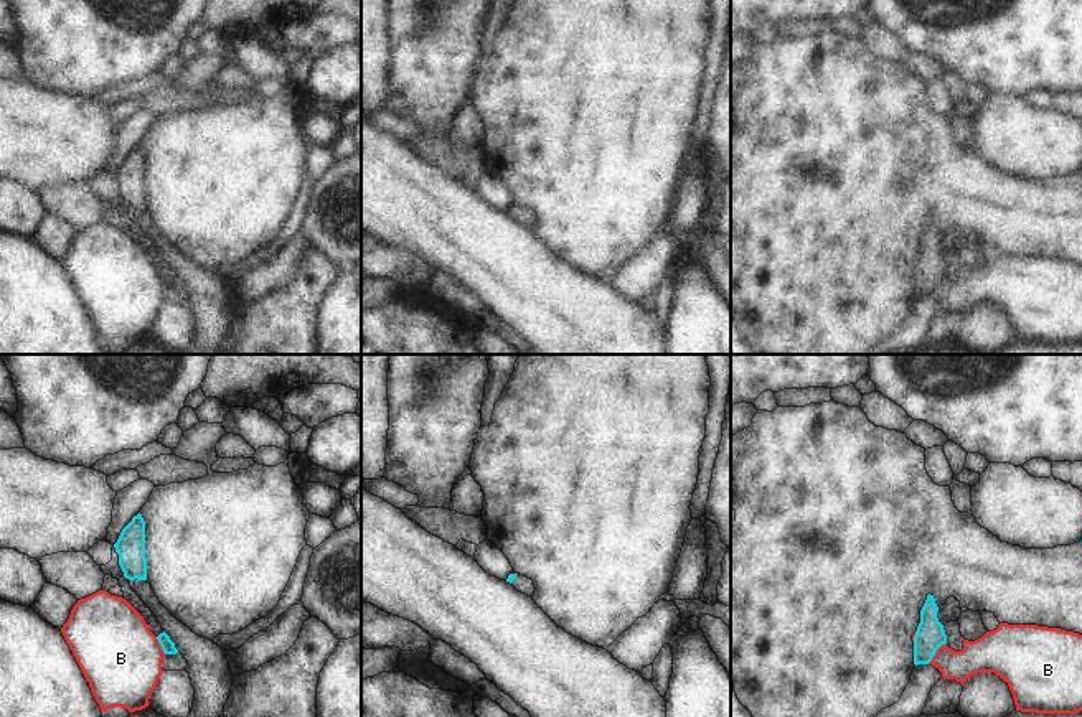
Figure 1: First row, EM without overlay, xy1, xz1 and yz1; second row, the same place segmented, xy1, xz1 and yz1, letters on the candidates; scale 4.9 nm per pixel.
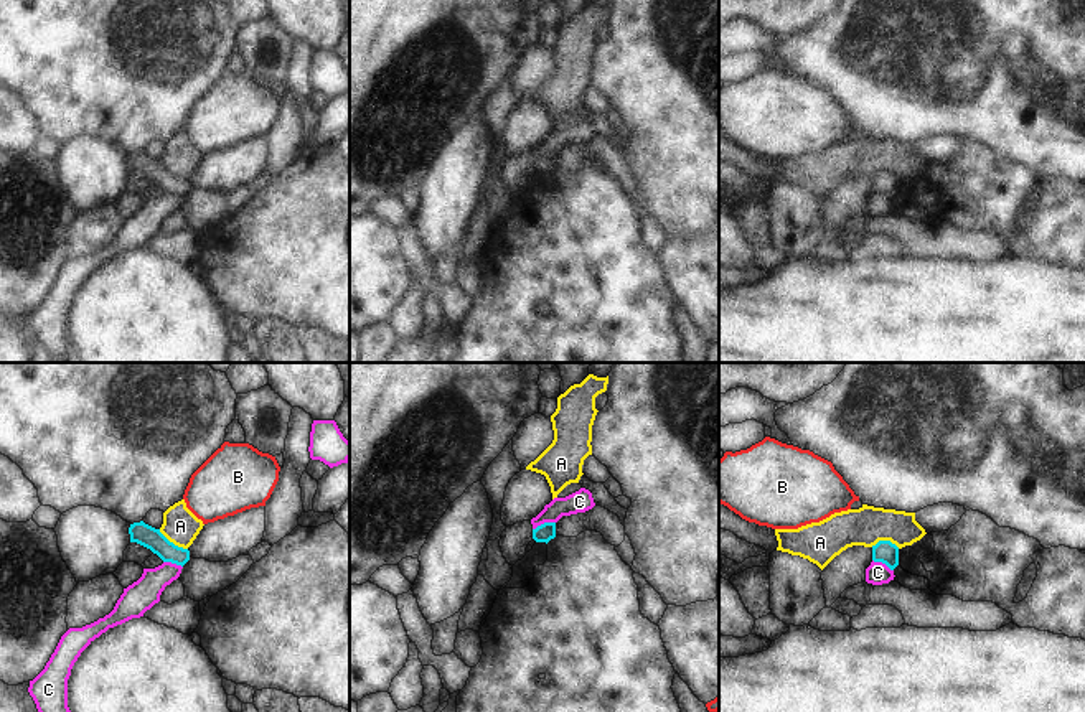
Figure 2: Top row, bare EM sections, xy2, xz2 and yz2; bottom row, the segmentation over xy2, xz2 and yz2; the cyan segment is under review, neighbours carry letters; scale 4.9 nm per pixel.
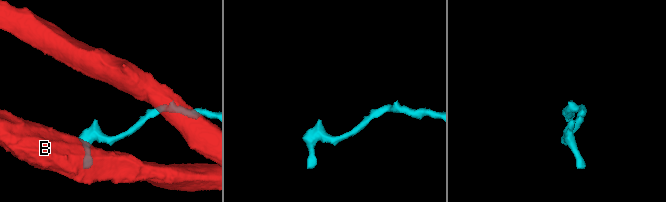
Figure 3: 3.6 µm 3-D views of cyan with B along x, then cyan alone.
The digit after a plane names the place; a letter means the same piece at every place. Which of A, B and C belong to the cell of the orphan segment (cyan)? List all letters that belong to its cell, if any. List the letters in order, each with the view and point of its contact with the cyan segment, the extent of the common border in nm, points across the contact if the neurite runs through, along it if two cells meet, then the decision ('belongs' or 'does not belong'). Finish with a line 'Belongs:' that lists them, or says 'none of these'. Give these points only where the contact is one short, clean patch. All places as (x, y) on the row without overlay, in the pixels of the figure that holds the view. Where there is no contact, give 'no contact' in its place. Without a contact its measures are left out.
A: meets cyan in xy2 at (172, 173); contact 170 nm long; border along xy2 (159, 160), (170, 172), (187, 180); does not belong
B: meets cyan in yz1 at (936, 282); contact 140 nm long; does not belong
C: meets cyan in xz2 at (544, 154); contact 120 nm long; border along xz2 (554, 152), (544, 152), (533, 160); does not belong
Belongs: none of these

